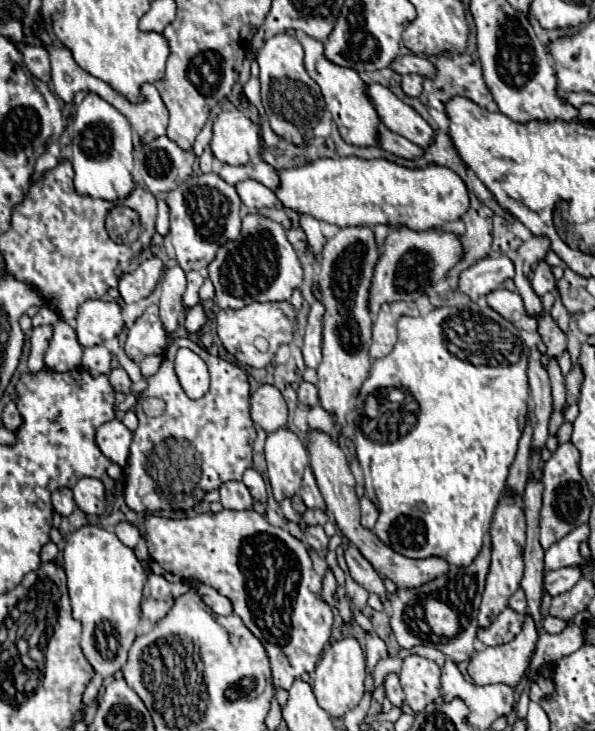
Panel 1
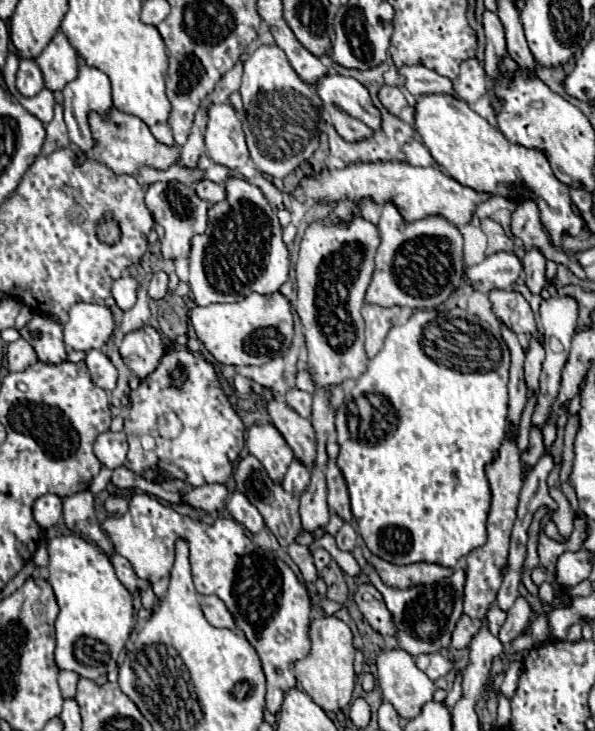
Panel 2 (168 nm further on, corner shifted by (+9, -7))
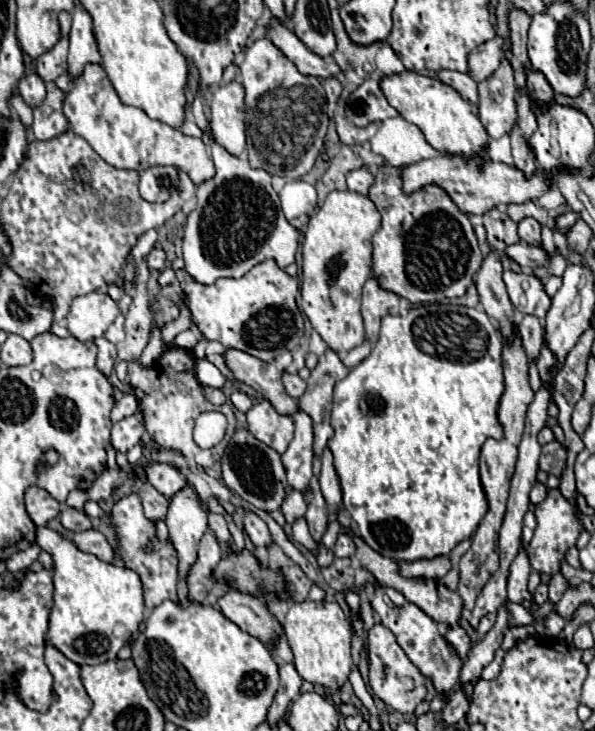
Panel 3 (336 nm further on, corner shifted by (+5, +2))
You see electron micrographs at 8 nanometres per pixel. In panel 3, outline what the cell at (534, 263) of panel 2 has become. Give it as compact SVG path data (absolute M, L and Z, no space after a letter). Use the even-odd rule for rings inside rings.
M522 219L518 223L518 235L524 243L534 245L534 247L542 247L542 239L540 239L540 223L536 219Z

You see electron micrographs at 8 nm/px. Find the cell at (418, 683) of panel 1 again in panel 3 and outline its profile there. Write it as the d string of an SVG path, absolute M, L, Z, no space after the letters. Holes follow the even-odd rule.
M374 625L368 631L368 661L370 661L370 685L374 693L392 709L400 713L414 713L414 709L424 701L428 693L428 679L420 673L420 669L408 659L408 655L402 651L398 641L394 639L394 633L384 625Z

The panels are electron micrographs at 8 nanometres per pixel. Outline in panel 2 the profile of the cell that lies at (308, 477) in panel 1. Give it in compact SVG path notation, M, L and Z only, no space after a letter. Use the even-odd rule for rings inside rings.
M294 458L290 468L288 468L288 472L282 478L282 488L292 492L292 494L296 494L296 496L300 496L306 490L308 484L310 484L310 470L308 470L308 466L304 466L298 458Z

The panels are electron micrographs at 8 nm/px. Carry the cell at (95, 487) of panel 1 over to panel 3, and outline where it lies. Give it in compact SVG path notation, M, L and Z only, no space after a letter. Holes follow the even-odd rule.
M66 507L62 513L60 513L60 521L62 525L68 529L68 531L86 531L92 527L90 523L90 517L84 513L84 511L78 511L74 507Z

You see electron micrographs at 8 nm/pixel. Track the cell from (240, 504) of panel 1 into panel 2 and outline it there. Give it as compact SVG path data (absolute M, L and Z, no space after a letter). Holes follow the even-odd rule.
M204 484L182 494L182 504L212 514L224 506L226 496L228 496L228 490L224 484Z

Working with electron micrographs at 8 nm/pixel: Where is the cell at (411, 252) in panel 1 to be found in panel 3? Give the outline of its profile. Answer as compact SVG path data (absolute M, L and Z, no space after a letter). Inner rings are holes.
M382 165L368 197L382 215L382 227L372 239L372 277L378 285L412 303L438 303L442 299L462 297L472 285L472 277L484 257L478 249L472 223L446 191L430 185L412 195L404 195L400 169ZM442 235L448 237L446 251L436 247L436 239Z

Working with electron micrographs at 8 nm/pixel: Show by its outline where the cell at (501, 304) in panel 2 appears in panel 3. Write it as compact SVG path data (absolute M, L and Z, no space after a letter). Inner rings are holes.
M504 271L504 283L506 283L510 301L516 307L516 311L544 319L550 307L550 297L546 295L540 279L536 279L534 275L526 275L526 273Z

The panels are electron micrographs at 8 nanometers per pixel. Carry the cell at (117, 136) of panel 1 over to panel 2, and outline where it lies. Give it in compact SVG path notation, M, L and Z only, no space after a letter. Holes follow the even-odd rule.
M78 58L78 76L72 82L68 82L62 92L64 92L64 102L62 102L62 106L64 106L64 120L66 120L66 126L68 126L68 132L70 132L70 140L78 146L80 160L84 160L86 158L84 152L94 146L90 128L88 128L88 112L96 110L100 114L106 114L112 108L110 80L108 80L108 76L104 72L100 72L98 68L88 66L82 58Z

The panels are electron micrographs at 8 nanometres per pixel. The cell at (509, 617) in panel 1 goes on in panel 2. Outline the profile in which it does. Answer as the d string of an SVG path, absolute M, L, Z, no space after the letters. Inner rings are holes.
M462 614L460 620L458 620L458 624L456 624L456 628L454 628L454 632L452 632L452 642L450 644L454 648L468 648L470 638L478 632L480 626L482 626L480 620L472 620L466 614Z

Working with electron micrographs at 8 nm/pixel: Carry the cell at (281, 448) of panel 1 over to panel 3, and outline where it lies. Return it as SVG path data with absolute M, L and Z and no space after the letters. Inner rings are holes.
M264 399L262 403L254 405L248 413L248 431L276 453L284 453L294 437L294 421L290 417L278 415L274 407Z

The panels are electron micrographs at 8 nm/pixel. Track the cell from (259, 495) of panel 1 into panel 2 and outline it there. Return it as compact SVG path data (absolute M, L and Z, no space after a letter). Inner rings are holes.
M236 490L228 496L228 500L226 500L226 510L232 514L232 518L234 518L238 524L242 524L242 526L244 526L248 532L252 532L252 534L258 534L260 530L266 528L260 512L248 502L248 498L246 498L244 494L240 494L240 492L236 492Z

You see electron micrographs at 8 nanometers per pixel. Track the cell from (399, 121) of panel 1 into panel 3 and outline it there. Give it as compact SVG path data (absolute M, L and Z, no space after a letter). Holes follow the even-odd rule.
M272 19L272 29L270 29L270 39L272 43L298 67L302 75L312 75L320 81L326 81L328 77L340 77L342 69L336 63L324 61L320 55L312 53L296 35L292 29L282 27L276 19Z

